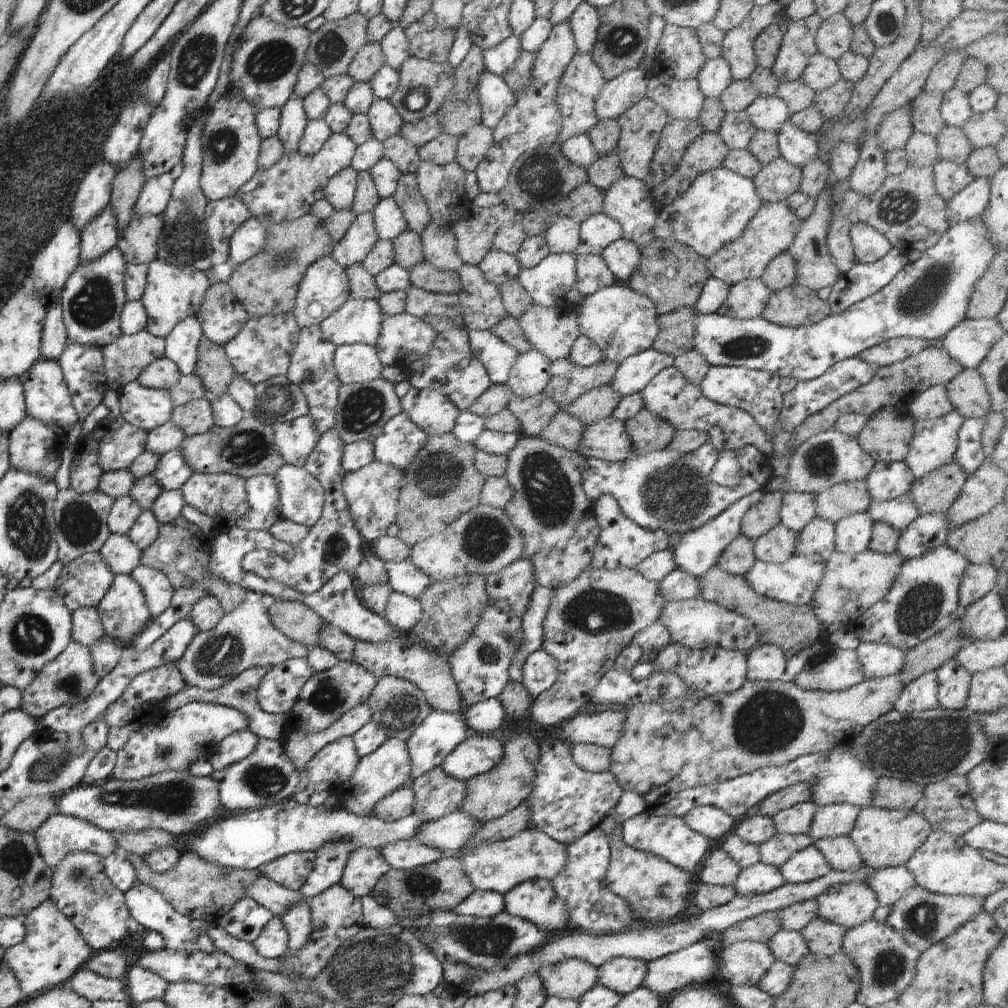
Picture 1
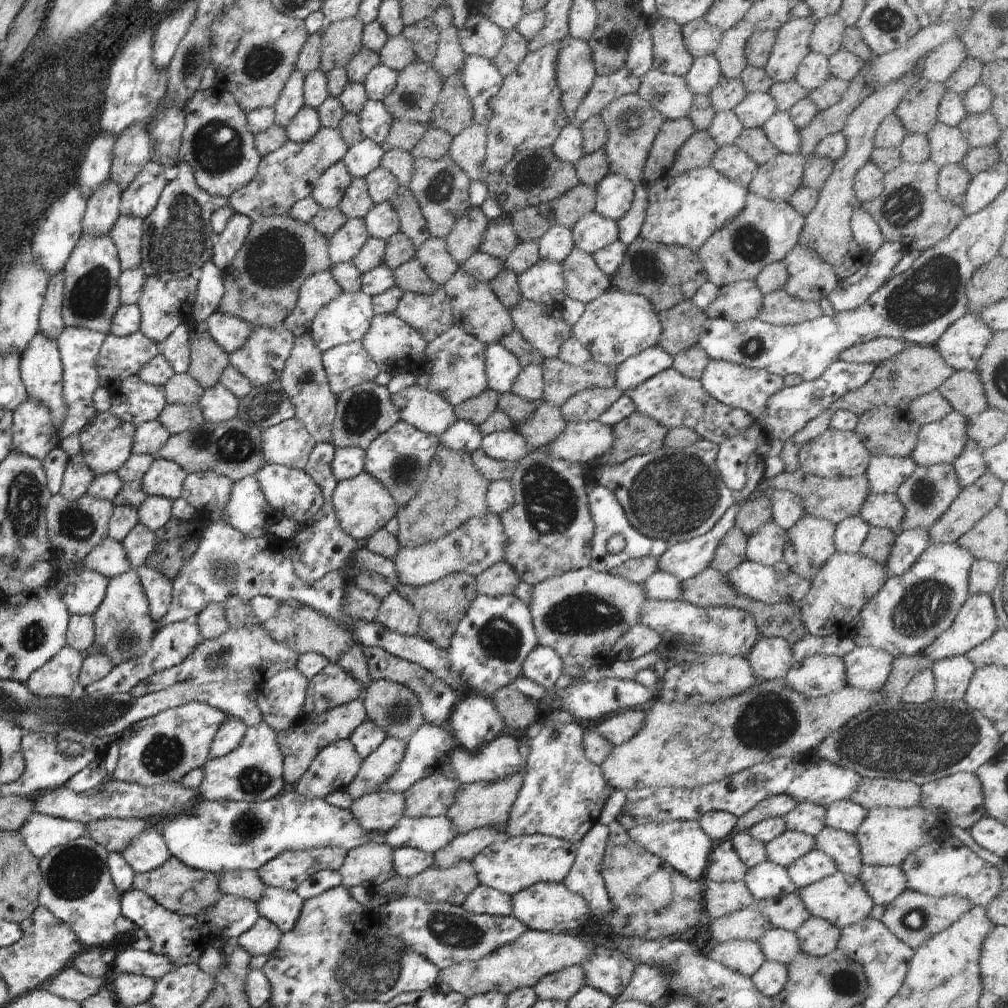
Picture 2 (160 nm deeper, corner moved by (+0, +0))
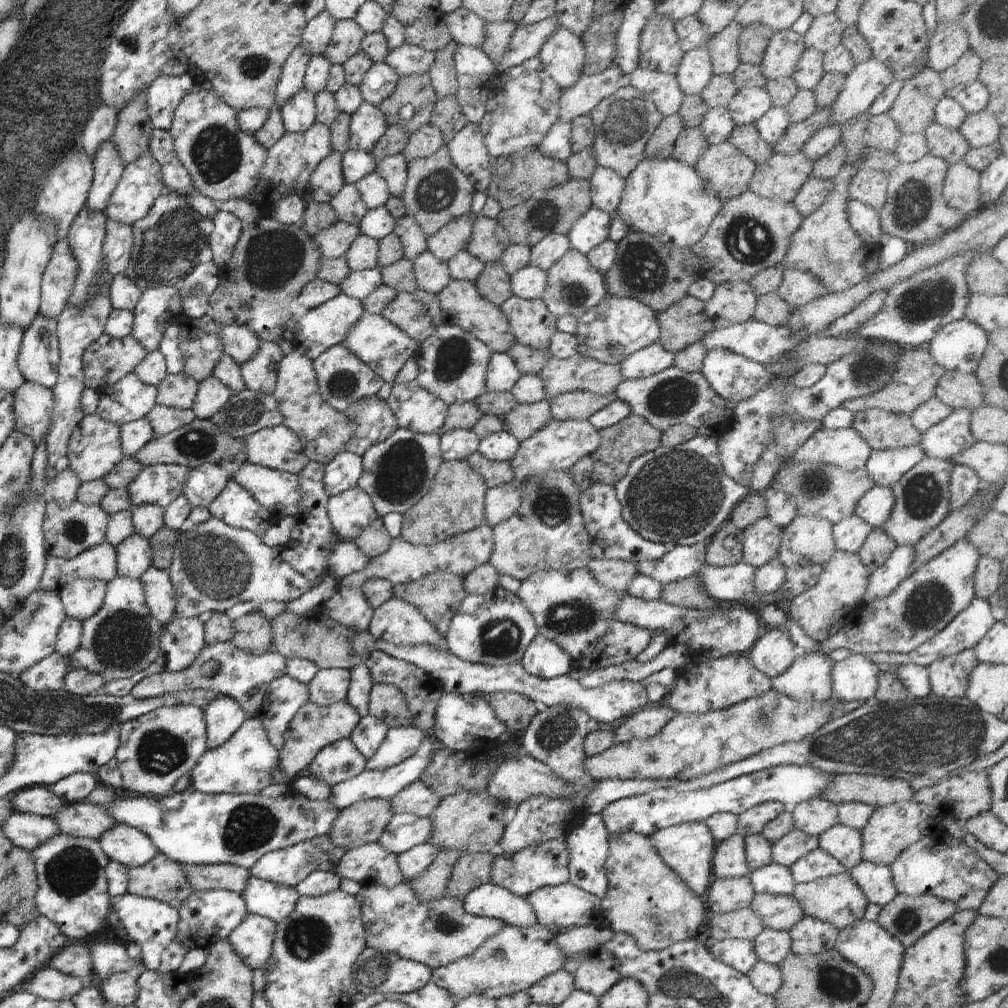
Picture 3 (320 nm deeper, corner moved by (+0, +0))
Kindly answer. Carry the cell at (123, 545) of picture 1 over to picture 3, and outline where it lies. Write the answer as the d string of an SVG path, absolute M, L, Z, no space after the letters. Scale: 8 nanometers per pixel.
M107 541L71 559L47 557L38 589L58 592L73 580L110 582L117 577L116 549Z

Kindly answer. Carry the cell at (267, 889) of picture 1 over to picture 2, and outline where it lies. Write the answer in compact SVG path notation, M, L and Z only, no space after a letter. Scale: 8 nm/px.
M241 870L217 873L219 890L224 895L236 895L256 902L263 893L263 880L255 871Z

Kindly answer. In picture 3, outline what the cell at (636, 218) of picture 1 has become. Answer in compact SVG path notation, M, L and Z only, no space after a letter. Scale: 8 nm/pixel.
M598 165L589 183L592 206L612 215L618 208L625 180L615 170Z

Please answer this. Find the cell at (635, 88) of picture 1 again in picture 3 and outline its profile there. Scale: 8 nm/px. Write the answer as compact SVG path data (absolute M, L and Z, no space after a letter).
M612 63L601 73L582 75L570 88L561 89L558 120L571 123L576 117L589 115L601 100L631 84L631 74Z

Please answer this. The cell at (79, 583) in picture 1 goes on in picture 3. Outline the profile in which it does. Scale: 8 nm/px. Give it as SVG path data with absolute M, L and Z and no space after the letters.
M78 579L58 590L68 617L85 621L102 608L107 583L104 581Z

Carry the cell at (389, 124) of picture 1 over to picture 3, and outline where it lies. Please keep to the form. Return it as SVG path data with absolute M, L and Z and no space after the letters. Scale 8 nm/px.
M364 101L356 112L351 114L348 150L355 151L358 148L370 153L387 128L386 117L382 111L377 106Z

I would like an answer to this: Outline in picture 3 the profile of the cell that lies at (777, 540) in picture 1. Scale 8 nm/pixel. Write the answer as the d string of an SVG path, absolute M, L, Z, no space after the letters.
M768 516L748 525L743 530L743 561L756 568L776 559L782 531Z

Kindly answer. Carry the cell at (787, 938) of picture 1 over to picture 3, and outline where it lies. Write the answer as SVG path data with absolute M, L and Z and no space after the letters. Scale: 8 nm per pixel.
M764 929L752 941L759 961L771 965L780 964L791 953L791 940L788 931Z

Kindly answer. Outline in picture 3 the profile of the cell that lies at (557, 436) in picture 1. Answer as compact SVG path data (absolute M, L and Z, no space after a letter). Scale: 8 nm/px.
M546 400L534 404L516 403L502 418L503 430L512 434L516 440L526 440L552 420L550 411Z

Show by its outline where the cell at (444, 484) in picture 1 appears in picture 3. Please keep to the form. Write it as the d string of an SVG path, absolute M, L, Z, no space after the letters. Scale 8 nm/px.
M467 459L442 461L428 494L403 515L401 535L413 545L433 545L487 524L484 479L474 472Z

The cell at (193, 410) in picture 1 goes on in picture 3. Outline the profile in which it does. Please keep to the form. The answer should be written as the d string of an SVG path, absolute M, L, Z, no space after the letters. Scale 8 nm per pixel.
M156 405L145 416L152 425L156 437L167 435L177 428L190 424L197 416L193 409L177 409L164 405Z

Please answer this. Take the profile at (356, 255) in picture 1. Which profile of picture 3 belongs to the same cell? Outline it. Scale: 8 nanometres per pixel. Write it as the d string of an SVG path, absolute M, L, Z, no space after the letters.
M338 221L317 232L312 240L323 259L337 259L345 256L345 252L358 235L359 230L356 225Z

